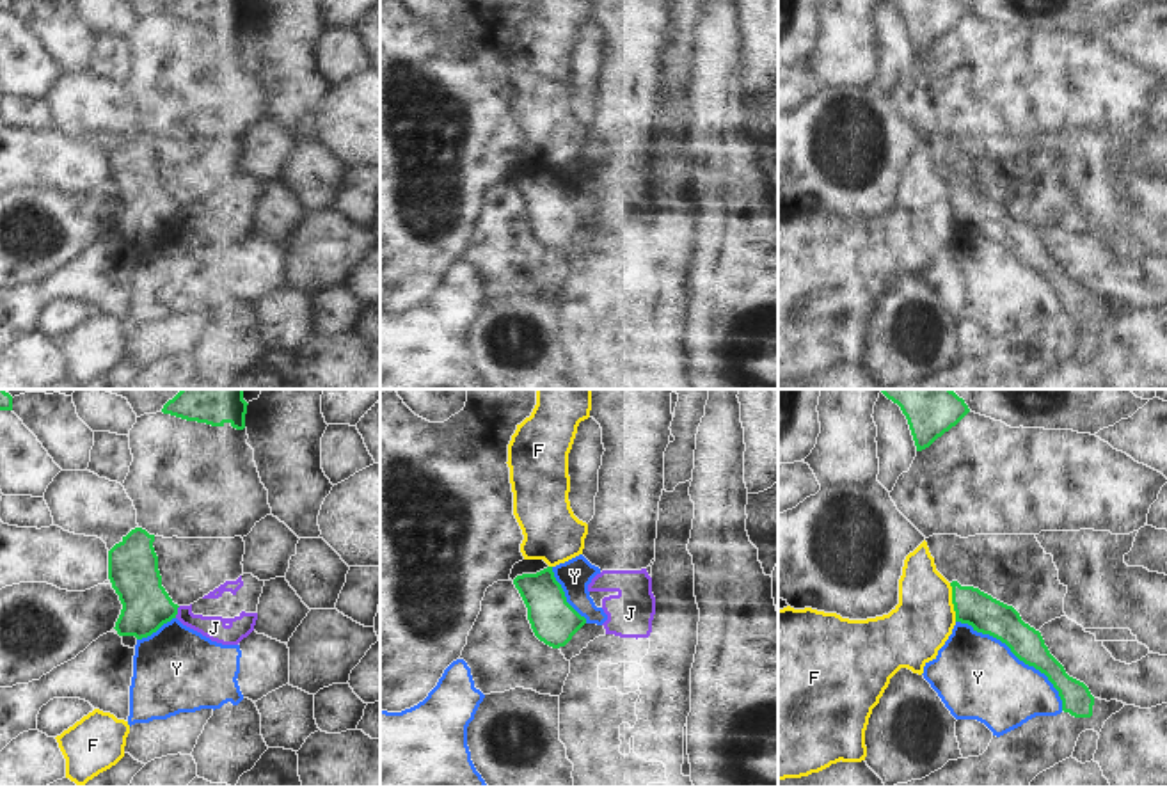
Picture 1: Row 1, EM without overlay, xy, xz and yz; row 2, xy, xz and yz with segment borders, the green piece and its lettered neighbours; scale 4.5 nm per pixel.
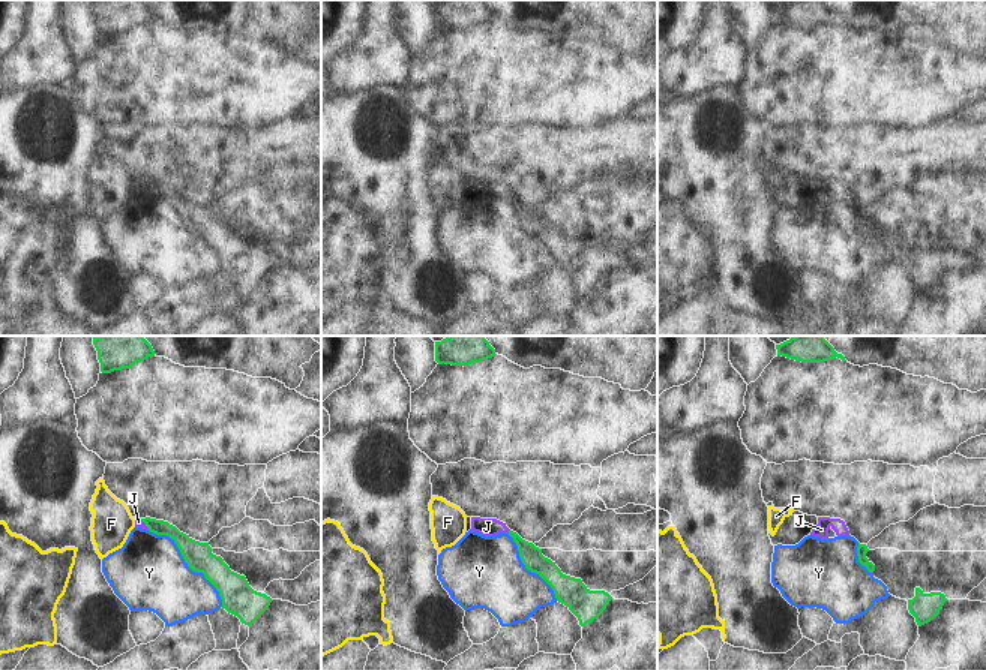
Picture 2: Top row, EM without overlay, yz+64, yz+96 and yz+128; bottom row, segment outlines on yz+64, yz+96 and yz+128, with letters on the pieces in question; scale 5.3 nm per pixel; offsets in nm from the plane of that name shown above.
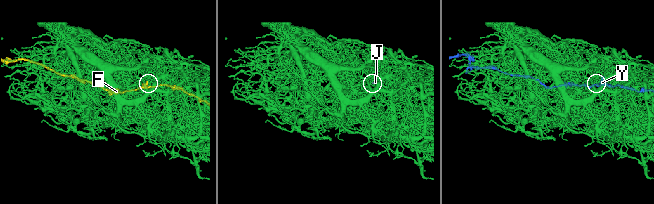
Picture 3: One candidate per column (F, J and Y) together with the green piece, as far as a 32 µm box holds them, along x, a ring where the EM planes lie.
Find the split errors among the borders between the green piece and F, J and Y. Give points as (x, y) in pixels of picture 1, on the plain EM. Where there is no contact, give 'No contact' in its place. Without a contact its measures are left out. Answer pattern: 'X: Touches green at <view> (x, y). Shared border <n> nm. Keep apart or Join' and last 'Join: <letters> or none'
F: Touches green at yz (952, 205). Shared border 180 nm. Keep apart
J: Touches green at xy (176, 214). Shared border 60 nm. Keep apart
Y: Touches green at yz (1018, 260). Shared border 650 nm. Keep apart
Join: none.

